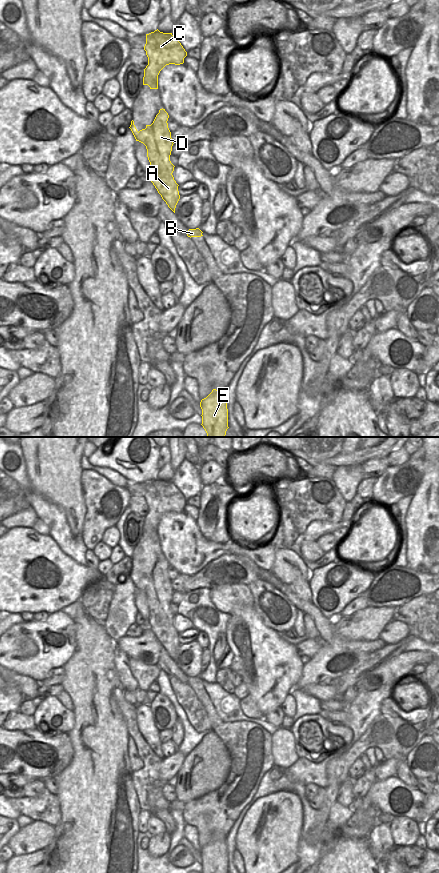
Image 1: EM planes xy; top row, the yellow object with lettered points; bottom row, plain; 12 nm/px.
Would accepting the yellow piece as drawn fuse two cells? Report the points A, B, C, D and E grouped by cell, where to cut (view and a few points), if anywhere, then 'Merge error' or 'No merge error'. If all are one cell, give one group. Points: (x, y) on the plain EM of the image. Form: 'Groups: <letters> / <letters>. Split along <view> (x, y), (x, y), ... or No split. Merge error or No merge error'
Groups: A B C D E. No split. No merge error.

